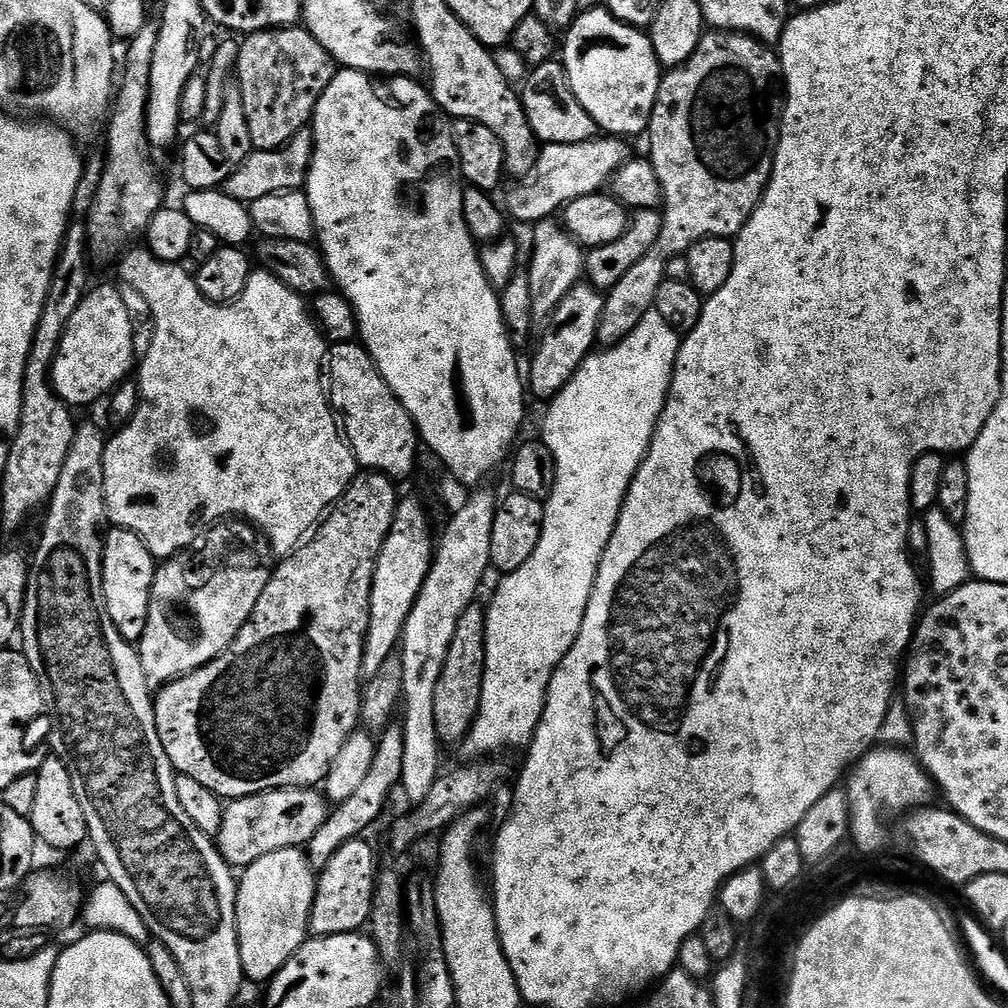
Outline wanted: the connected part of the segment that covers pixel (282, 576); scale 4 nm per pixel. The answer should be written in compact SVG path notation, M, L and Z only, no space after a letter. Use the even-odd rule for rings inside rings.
M364 470L355 476L335 507L327 513L323 523L315 529L311 539L301 543L292 555L283 557L279 561L280 565L273 570L272 577L270 575L267 577L262 594L258 598L258 606L254 606L250 618L244 623L242 630L234 638L234 642L230 642L228 649L198 670L187 672L185 676L179 676L177 680L168 681L155 693L154 718L158 738L162 742L162 750L166 750L166 758L170 758L173 769L179 775L194 778L194 782L206 786L206 790L210 790L224 802L246 798L259 792L269 792L275 788L316 788L323 785L324 779L330 774L330 766L334 766L334 758L338 758L342 746L346 744L353 732L357 731L361 723L364 639L368 636L372 583L380 551L386 542L390 526L394 522L398 503L395 487L397 488L397 485L380 472Z

